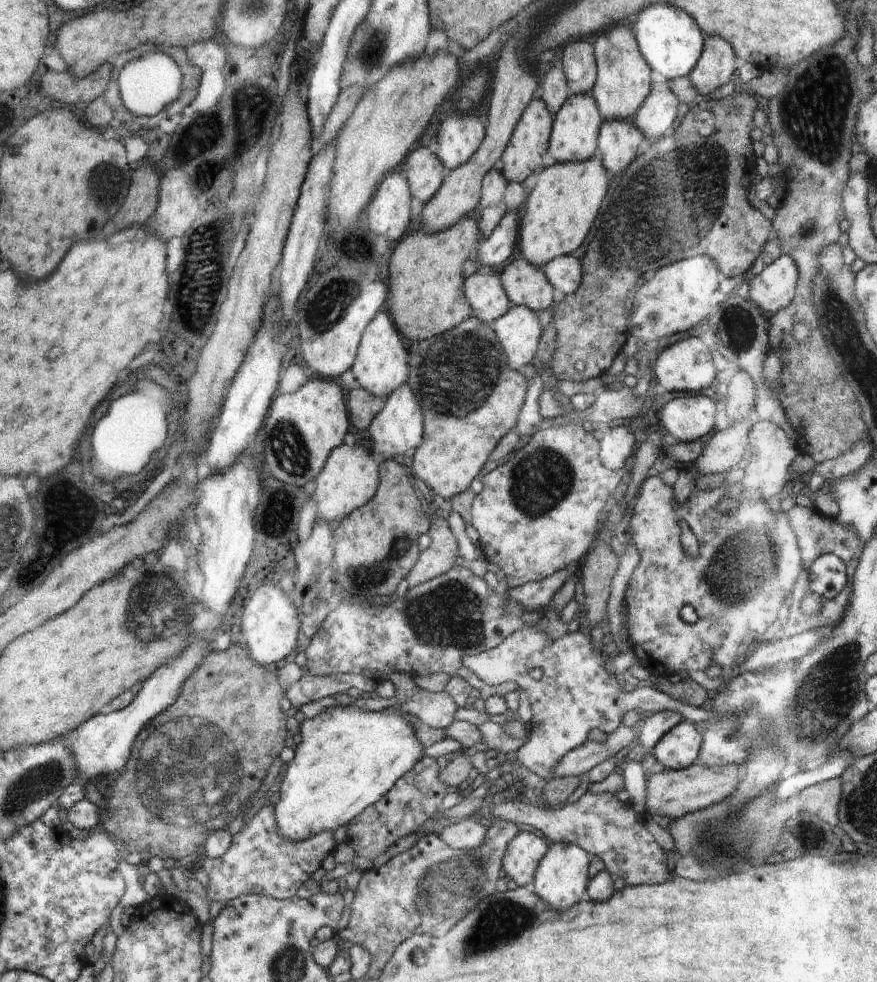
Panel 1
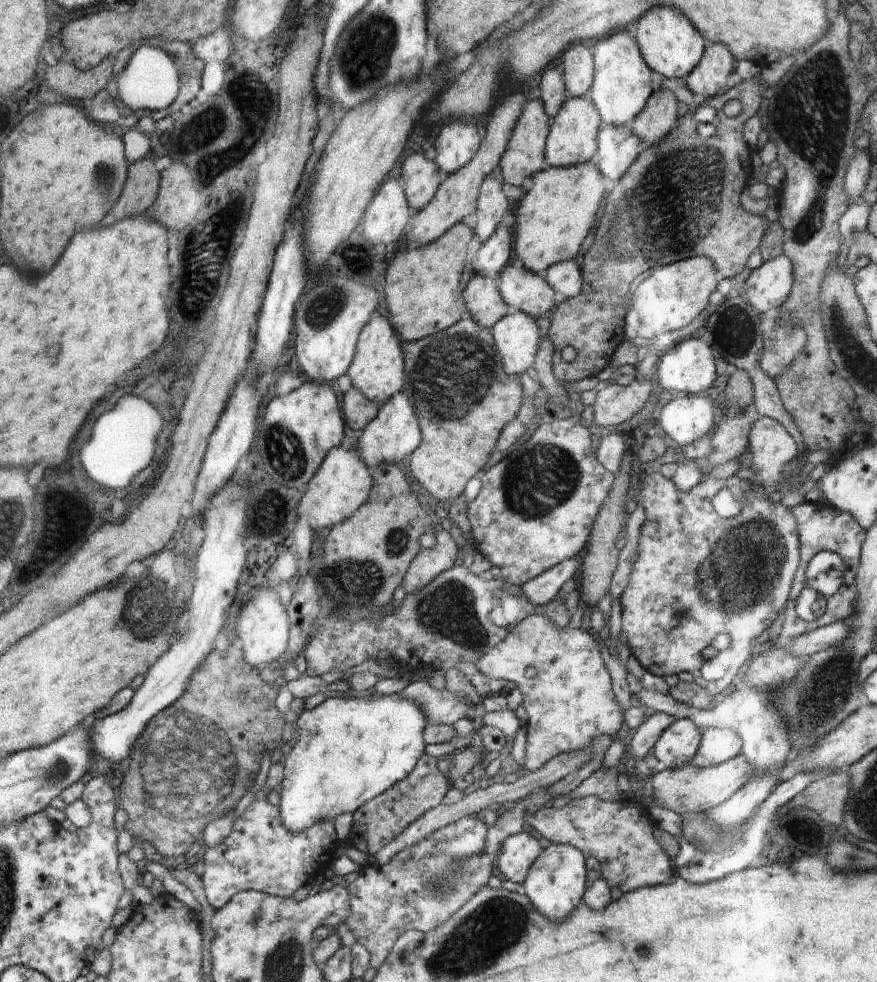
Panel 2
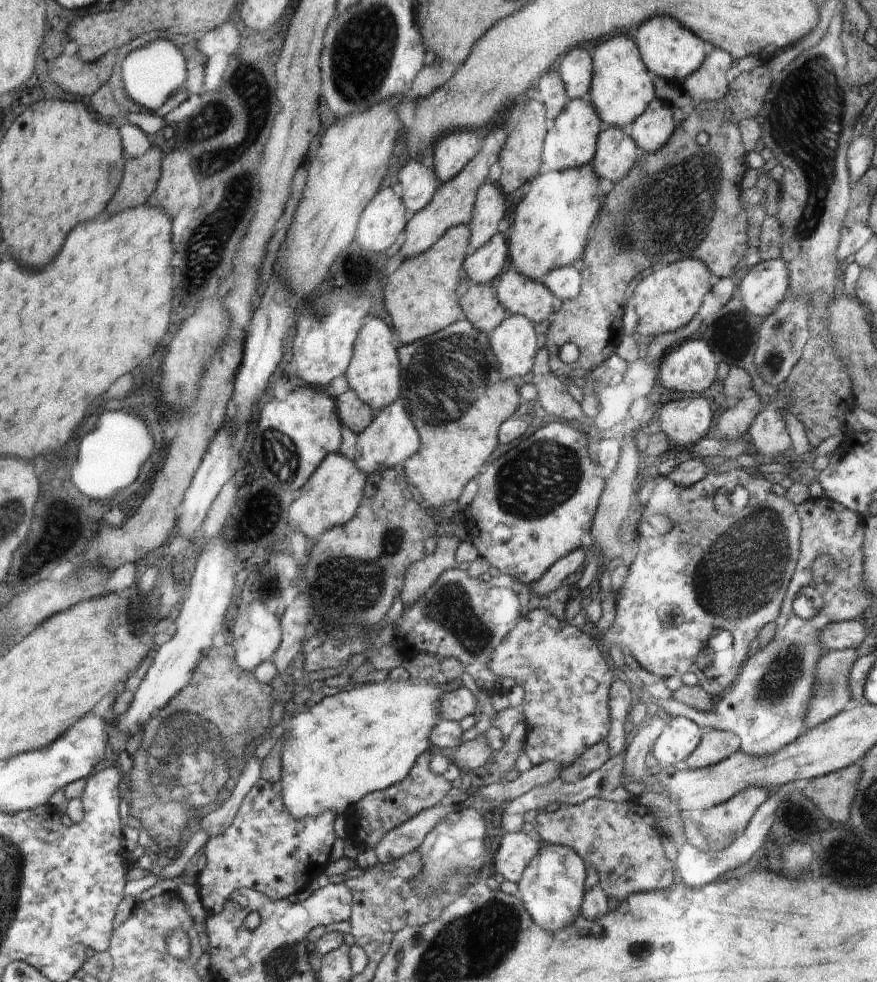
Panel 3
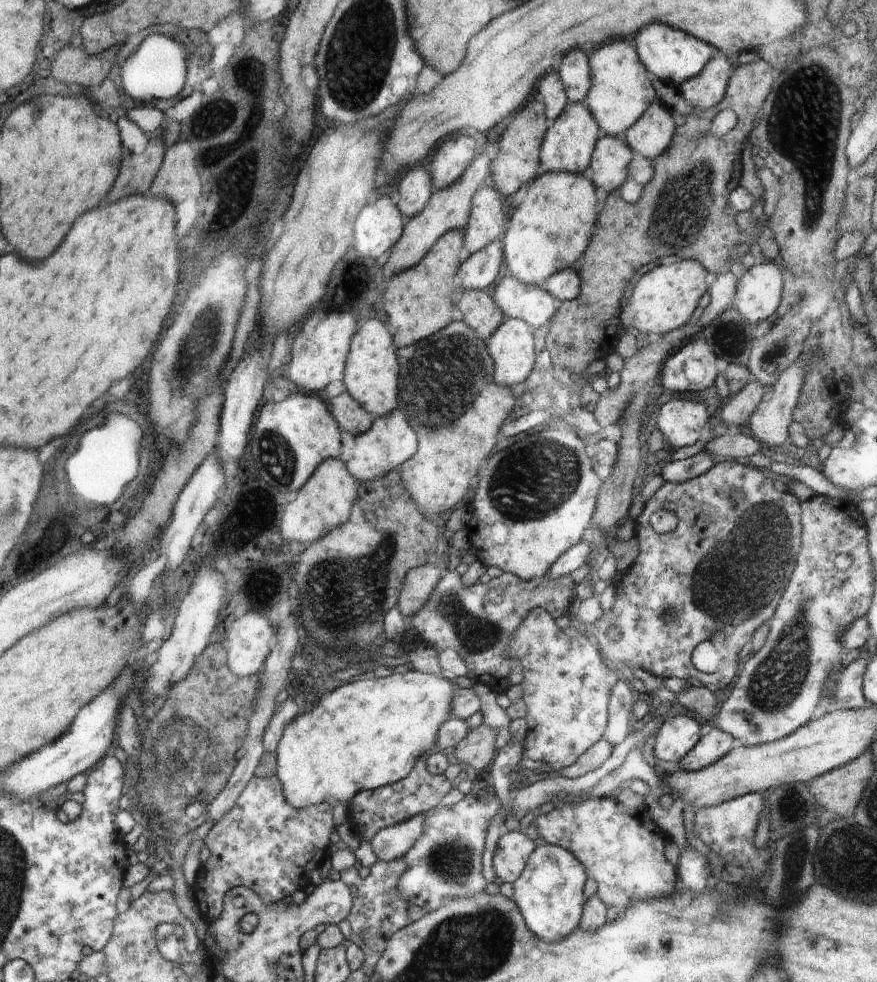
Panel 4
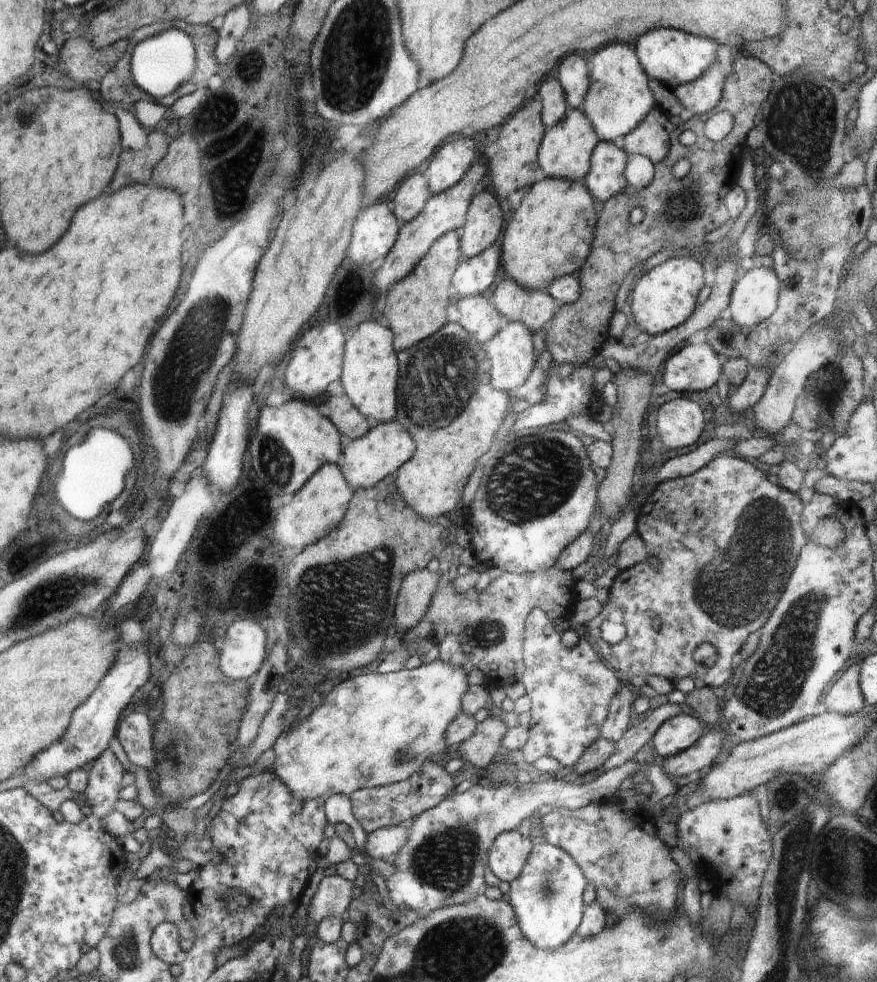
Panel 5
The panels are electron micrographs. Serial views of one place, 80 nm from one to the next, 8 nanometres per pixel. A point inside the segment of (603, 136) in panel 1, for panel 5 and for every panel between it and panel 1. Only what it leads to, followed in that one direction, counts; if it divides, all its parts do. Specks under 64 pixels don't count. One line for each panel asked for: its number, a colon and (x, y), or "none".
2: (618, 145)
3: (615, 157)
4: (609, 167)
5: (606, 178)

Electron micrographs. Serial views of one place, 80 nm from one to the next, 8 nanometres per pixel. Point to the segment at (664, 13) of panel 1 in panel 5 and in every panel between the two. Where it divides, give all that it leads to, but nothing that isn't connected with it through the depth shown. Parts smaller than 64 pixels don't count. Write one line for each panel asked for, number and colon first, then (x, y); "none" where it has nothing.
2: (670, 43)
3: (672, 51)
4: (673, 56)
5: (674, 58)

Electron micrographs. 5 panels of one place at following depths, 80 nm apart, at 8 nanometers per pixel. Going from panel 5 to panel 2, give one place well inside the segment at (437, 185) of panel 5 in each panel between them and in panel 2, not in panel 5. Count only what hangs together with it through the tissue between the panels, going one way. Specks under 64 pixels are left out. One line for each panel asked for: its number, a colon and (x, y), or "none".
2: (458, 142)
3: (454, 152)
4: (451, 161)

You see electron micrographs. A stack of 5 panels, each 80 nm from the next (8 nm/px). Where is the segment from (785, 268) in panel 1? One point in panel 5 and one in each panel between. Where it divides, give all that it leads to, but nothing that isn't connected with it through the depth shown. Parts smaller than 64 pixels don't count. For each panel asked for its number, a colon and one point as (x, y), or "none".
2: (767, 287)
3: (765, 285)
4: (759, 290)
5: (755, 297)

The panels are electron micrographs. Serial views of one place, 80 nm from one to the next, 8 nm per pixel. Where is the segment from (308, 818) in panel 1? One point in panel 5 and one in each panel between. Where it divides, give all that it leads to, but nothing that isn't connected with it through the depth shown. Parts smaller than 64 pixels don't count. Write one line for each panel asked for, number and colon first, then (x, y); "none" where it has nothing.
2: (345, 752)
3: (353, 743)
4: (364, 735)
5: (371, 730)

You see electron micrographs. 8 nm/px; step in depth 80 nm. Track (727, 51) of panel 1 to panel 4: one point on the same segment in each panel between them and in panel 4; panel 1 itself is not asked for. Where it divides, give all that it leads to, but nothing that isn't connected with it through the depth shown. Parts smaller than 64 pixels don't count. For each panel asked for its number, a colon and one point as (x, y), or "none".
2: (708, 78)
3: (708, 83)
4: (704, 91)

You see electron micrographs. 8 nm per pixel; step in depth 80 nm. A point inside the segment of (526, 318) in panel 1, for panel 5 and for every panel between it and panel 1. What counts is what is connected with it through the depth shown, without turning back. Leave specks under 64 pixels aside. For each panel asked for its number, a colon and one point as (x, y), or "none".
2: (516, 337)
3: (514, 341)
4: (512, 347)
5: (512, 357)

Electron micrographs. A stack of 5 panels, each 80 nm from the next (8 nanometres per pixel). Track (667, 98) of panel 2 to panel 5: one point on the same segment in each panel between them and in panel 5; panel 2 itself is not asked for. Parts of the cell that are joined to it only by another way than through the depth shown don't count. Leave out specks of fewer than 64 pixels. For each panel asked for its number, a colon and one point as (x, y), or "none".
3: (652, 129)
4: (650, 135)
5: (651, 140)

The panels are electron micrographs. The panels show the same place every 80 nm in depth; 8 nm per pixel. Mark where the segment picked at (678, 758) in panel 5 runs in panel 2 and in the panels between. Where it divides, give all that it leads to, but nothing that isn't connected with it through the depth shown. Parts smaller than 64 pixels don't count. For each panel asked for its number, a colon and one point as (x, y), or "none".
2: (719, 745)
3: (715, 745)
4: (714, 745)

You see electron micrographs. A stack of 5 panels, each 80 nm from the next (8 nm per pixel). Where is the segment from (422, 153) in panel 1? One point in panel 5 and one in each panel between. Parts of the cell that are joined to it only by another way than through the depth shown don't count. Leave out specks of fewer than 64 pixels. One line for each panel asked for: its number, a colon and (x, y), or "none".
2: (422, 177)
3: (419, 183)
4: (415, 188)
5: (411, 198)

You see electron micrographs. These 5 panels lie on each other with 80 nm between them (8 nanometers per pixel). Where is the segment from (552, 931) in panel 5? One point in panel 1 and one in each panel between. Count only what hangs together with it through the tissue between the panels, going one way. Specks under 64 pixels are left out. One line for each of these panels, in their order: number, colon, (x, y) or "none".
1: (562, 879)
2: (556, 884)
3: (552, 889)
4: (550, 893)

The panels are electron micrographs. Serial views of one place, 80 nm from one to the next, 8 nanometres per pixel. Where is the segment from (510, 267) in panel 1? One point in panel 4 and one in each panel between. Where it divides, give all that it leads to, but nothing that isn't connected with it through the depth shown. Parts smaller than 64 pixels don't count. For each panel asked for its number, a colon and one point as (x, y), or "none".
2: (522, 289)
3: (521, 295)
4: (533, 304)

